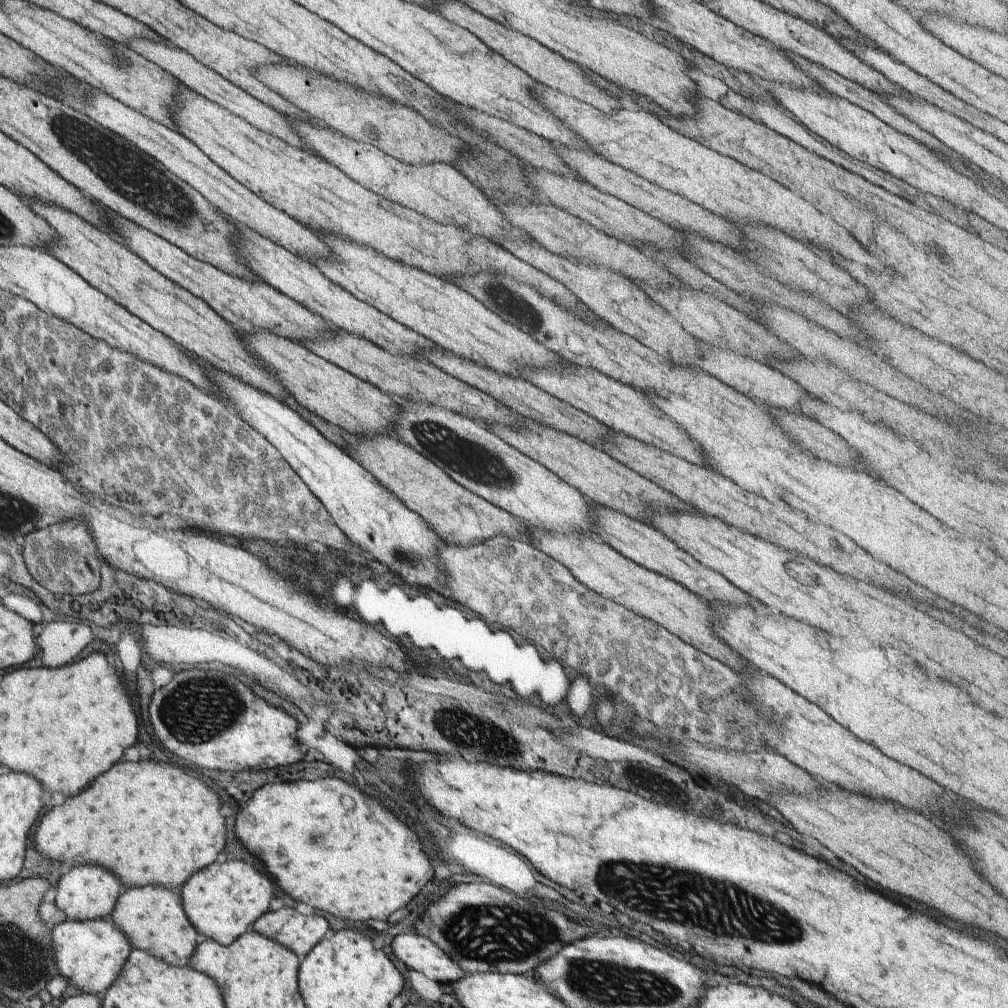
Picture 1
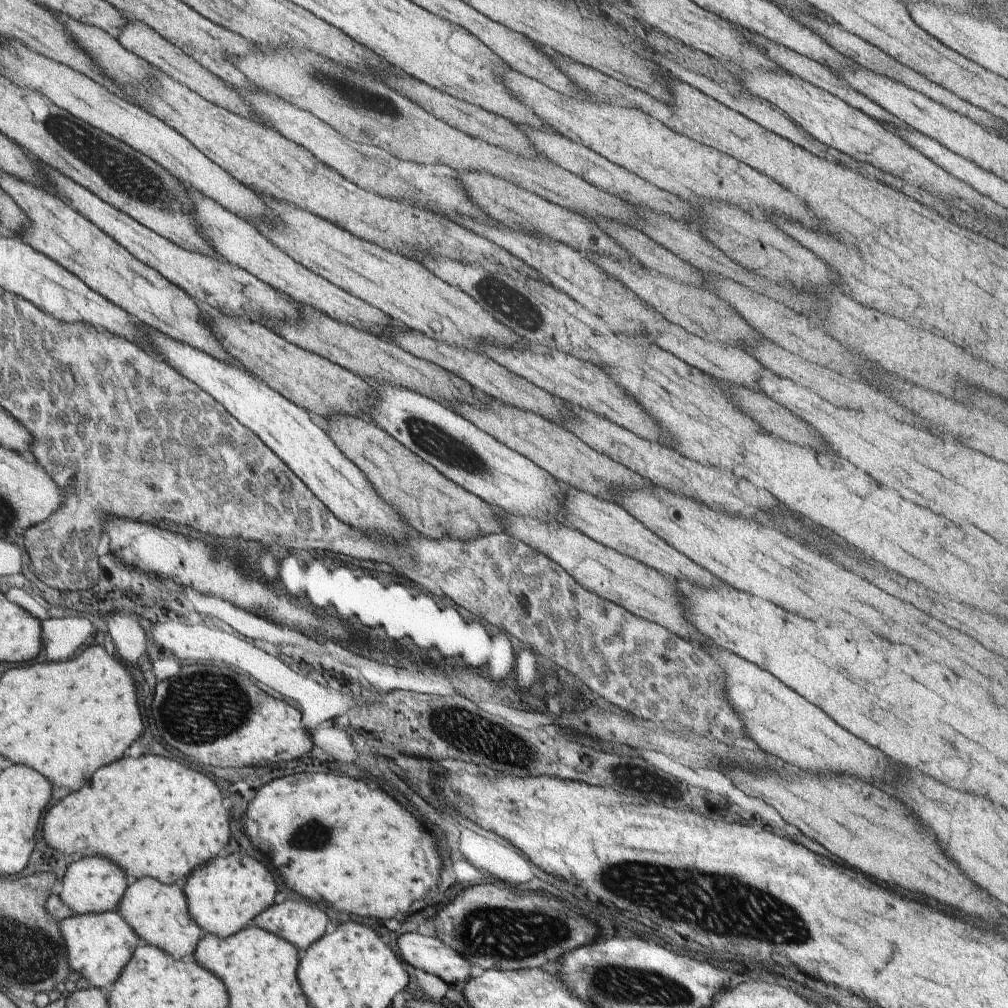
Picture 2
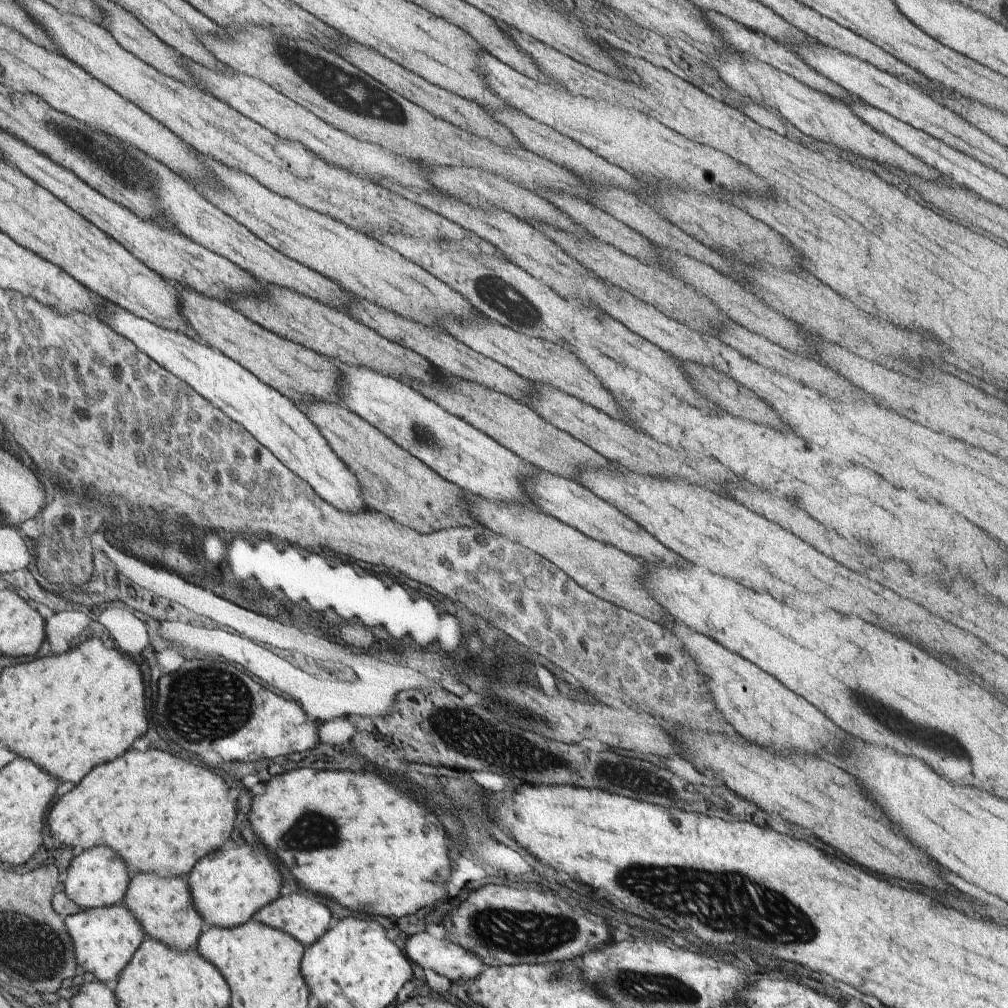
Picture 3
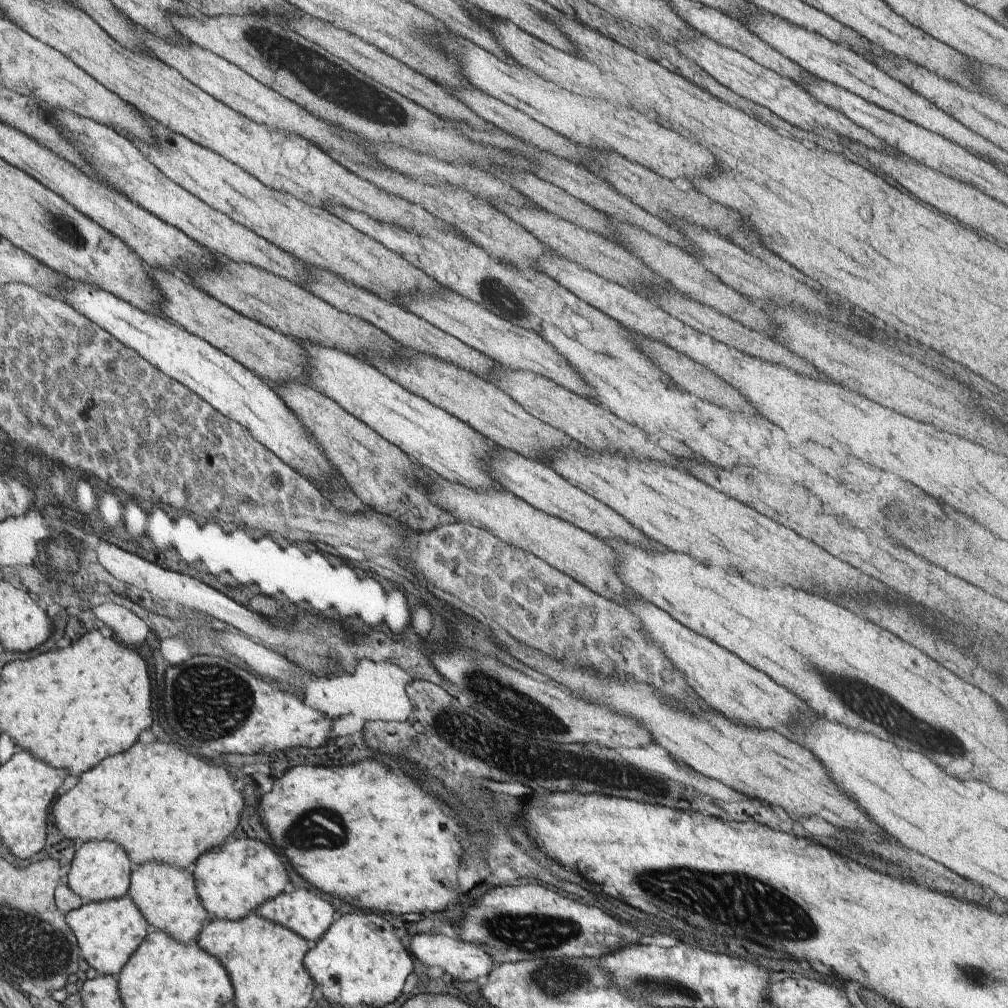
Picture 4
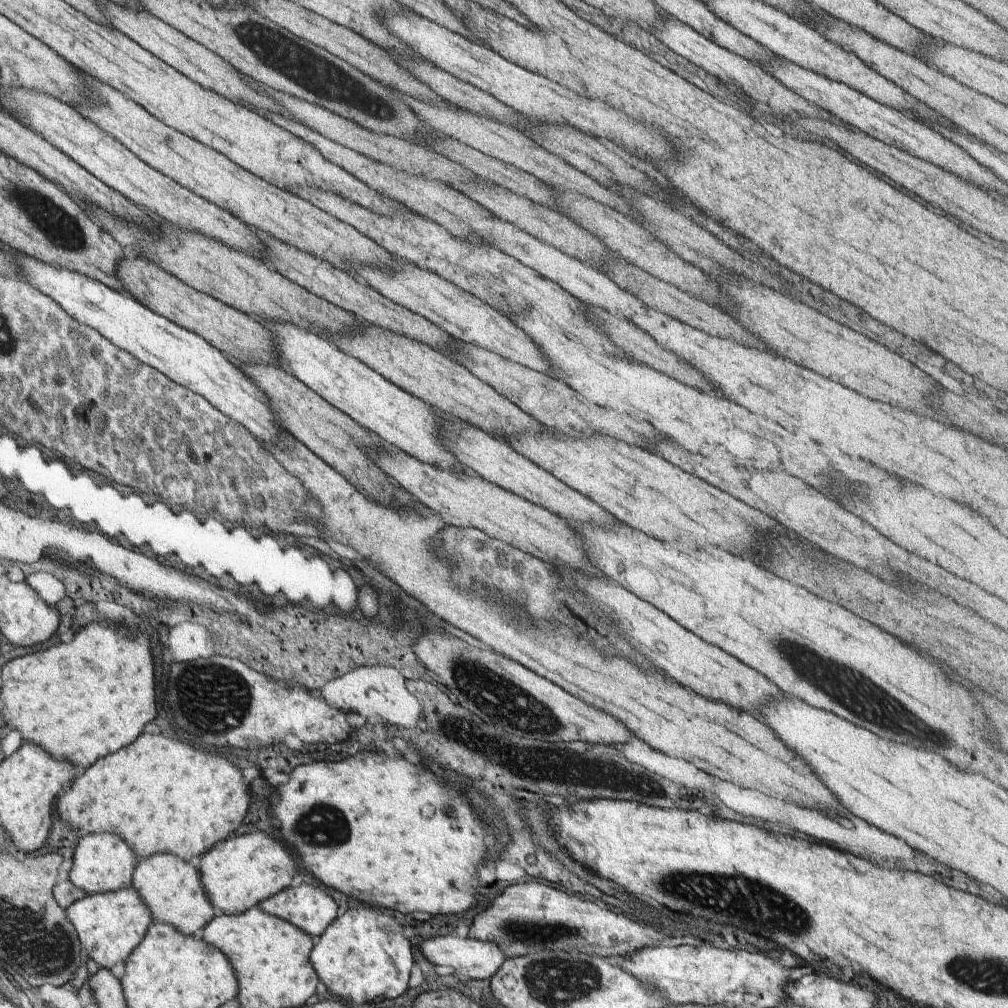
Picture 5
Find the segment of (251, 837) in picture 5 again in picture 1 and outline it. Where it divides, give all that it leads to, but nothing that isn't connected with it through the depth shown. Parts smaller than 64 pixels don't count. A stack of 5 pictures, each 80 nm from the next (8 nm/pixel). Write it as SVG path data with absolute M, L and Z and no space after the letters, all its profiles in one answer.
M223 859L194 874L183 885L181 894L185 913L201 939L214 939L222 946L231 945L250 930L257 918L270 911L274 898L272 882L264 874L243 860Z

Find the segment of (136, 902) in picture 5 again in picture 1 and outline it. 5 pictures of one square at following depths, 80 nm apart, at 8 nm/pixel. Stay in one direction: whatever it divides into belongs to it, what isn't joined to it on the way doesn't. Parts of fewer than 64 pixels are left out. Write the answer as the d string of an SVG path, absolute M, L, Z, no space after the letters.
M111 918L91 921L67 919L51 928L55 963L59 975L82 992L102 996L115 982L132 952L131 942Z

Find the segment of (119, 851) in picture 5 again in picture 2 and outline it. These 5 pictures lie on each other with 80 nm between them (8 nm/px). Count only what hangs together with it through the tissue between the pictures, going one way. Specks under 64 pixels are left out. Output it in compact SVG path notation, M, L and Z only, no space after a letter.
M100 856L82 857L67 867L62 880L62 892L58 896L74 915L114 913L130 883L124 870L110 859Z

